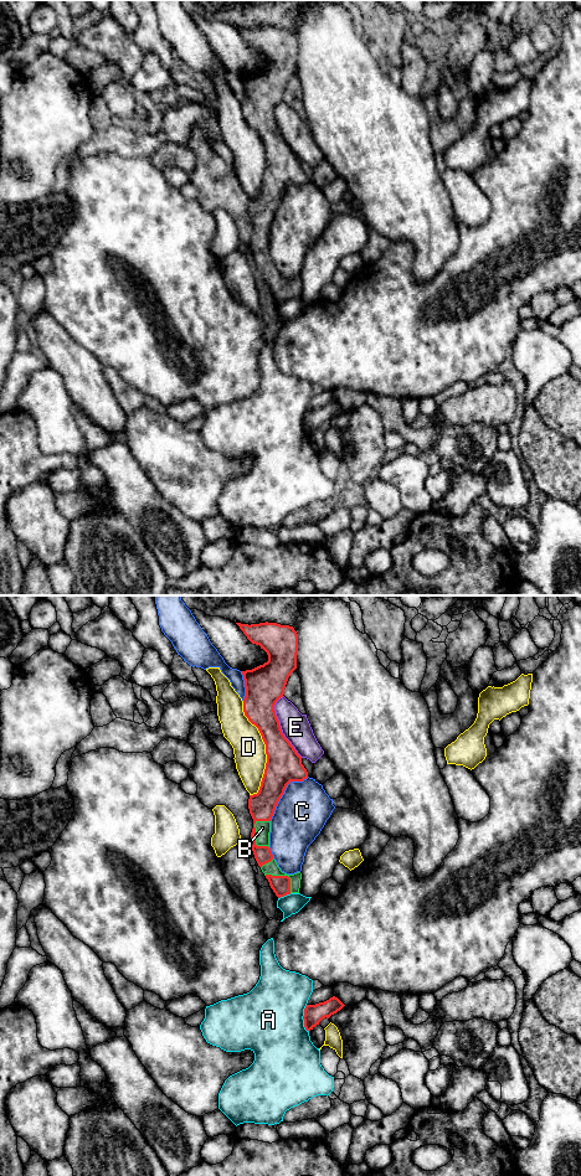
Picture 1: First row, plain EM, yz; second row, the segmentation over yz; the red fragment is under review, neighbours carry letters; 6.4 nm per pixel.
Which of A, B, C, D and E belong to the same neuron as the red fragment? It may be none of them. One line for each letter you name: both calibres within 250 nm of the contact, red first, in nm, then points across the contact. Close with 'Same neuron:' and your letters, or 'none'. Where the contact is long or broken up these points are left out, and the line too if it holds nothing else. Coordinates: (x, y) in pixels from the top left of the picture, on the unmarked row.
B: Thickness 170 nm (red) against 100 nm
Same neuron: B

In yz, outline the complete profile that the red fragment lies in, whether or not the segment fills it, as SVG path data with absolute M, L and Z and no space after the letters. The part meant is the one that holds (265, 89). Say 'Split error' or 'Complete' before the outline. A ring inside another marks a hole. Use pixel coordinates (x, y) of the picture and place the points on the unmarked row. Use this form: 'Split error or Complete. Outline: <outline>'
Split error. Outline: M236 27L247 43L259 50L268 60L268 66L252 74L241 76L245 84L246 100L243 117L248 125L254 129L266 149L267 167L261 191L257 198L250 200L248 213L253 223L253 233L248 249L252 252L254 263L269 287L278 303L290 298L299 298L302 278L287 279L281 275L269 253L271 223L276 211L290 186L303 186L308 176L302 169L302 161L282 138L276 120L274 109L283 102L284 93L290 78L297 73L298 38L293 31L277 27L241 29Z

